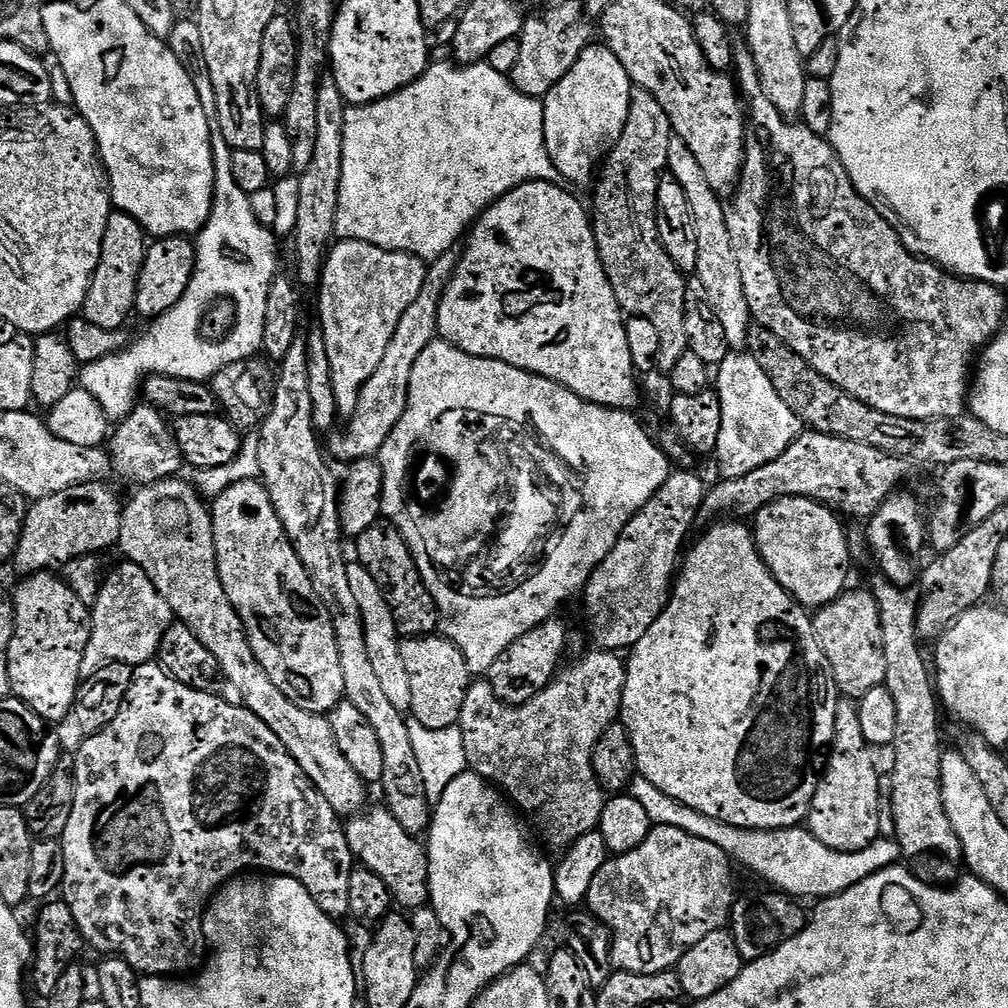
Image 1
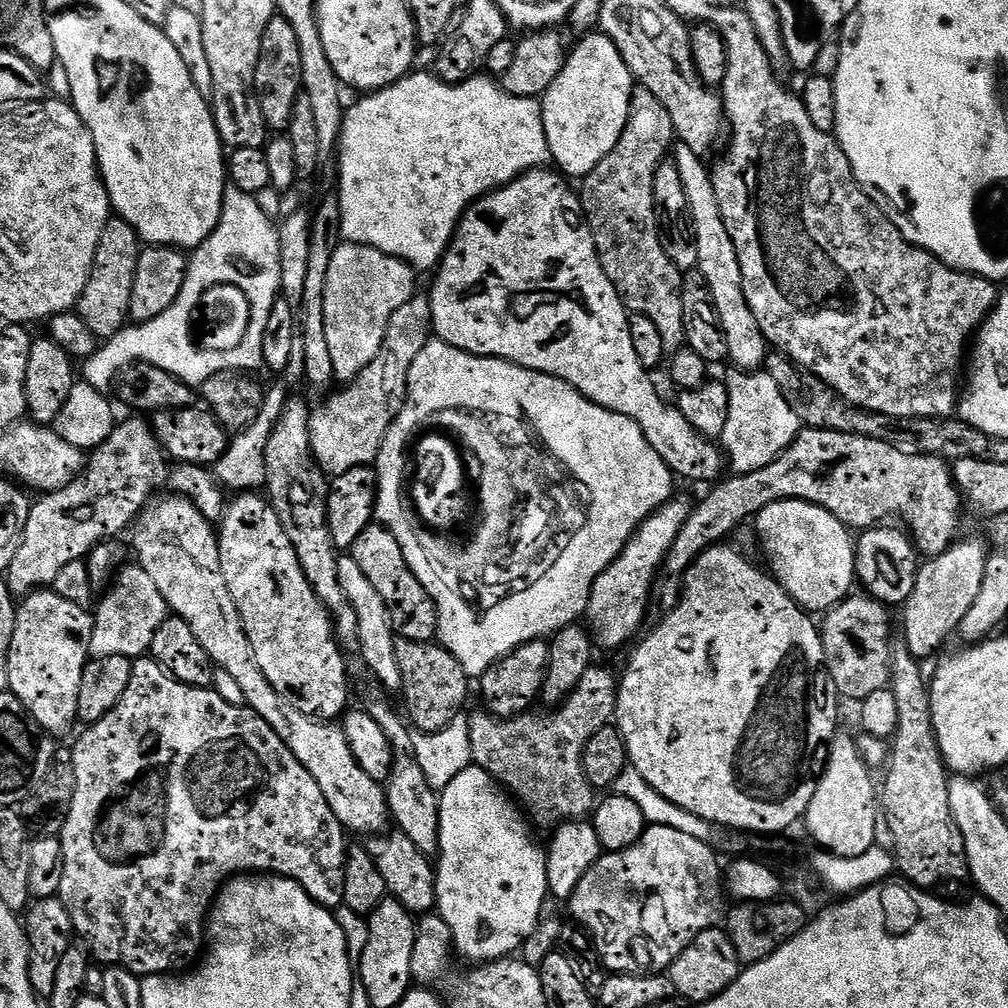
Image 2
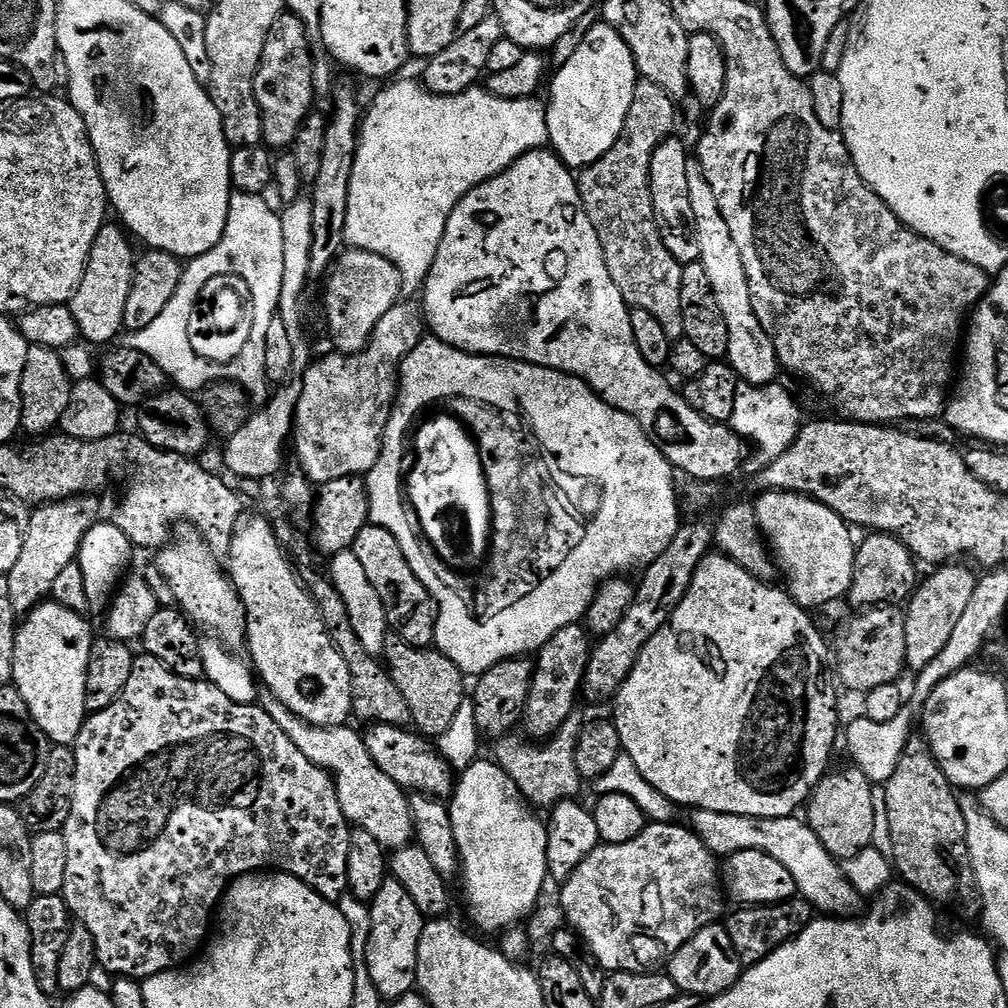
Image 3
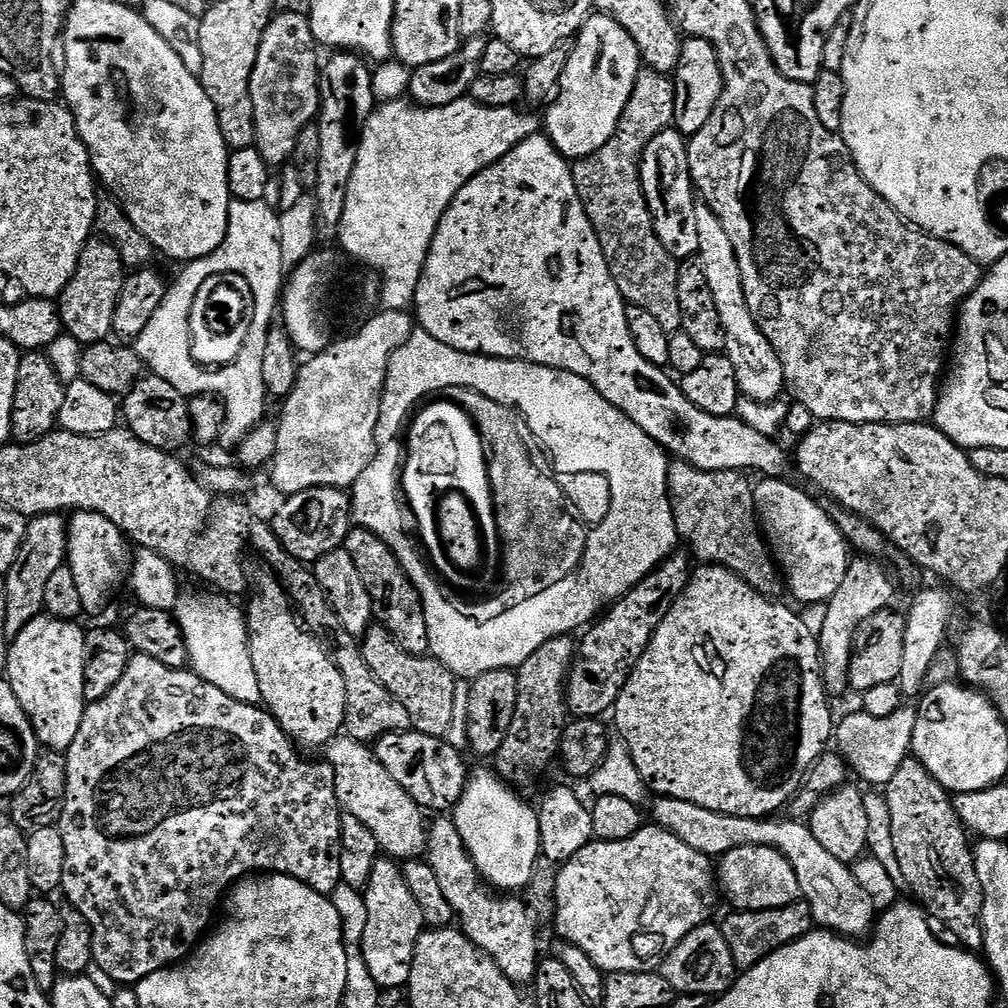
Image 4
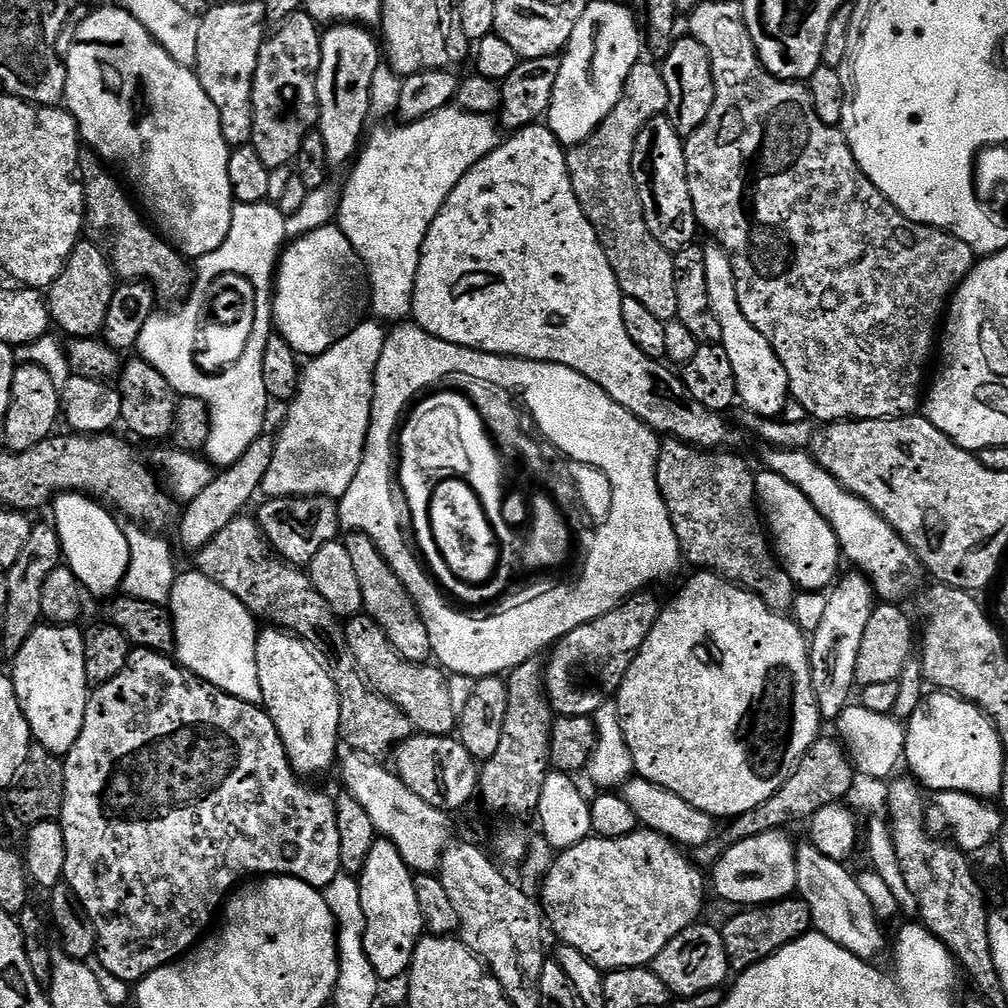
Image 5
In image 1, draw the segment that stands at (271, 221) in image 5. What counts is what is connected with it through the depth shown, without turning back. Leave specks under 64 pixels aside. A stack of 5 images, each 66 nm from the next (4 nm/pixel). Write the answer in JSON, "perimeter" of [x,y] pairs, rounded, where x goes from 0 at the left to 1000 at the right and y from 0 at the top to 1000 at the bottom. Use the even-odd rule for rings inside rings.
{"perimeter":[[[211,134],[214,177],[210,208],[208,216],[193,235],[194,267],[177,304],[150,318],[148,325],[151,326],[140,337],[132,336],[122,348],[84,361],[79,366],[78,384],[97,395],[108,418],[120,416],[119,401],[130,402],[136,396],[145,373],[171,372],[206,379],[224,363],[247,357],[260,346],[260,327],[264,323],[264,292],[268,292],[270,279],[276,273],[274,238],[270,235],[271,227],[258,220],[252,212],[249,194],[236,186],[232,177],[232,164],[228,162],[231,150],[218,134]],[[214,299],[218,306],[242,306],[240,310],[230,308],[228,323],[232,329],[228,333],[228,345],[224,343],[222,351],[222,329],[216,331],[212,339],[208,339],[208,331],[204,331],[200,324],[201,313]]]}

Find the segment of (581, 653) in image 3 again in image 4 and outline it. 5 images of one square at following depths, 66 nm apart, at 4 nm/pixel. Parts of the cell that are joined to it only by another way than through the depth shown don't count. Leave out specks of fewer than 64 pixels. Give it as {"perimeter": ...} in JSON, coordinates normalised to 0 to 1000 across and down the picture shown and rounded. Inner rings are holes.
{"perimeter":[[[566,630],[551,631],[546,633],[546,637],[534,641],[534,645],[530,645],[530,649],[511,664],[514,696],[510,700],[510,716],[506,716],[502,736],[498,736],[498,744],[494,744],[490,752],[490,762],[497,774],[512,780],[524,778],[528,774],[528,766],[542,765],[548,754],[550,758],[553,753],[558,728],[565,717],[562,680],[572,646],[572,636]]]}

